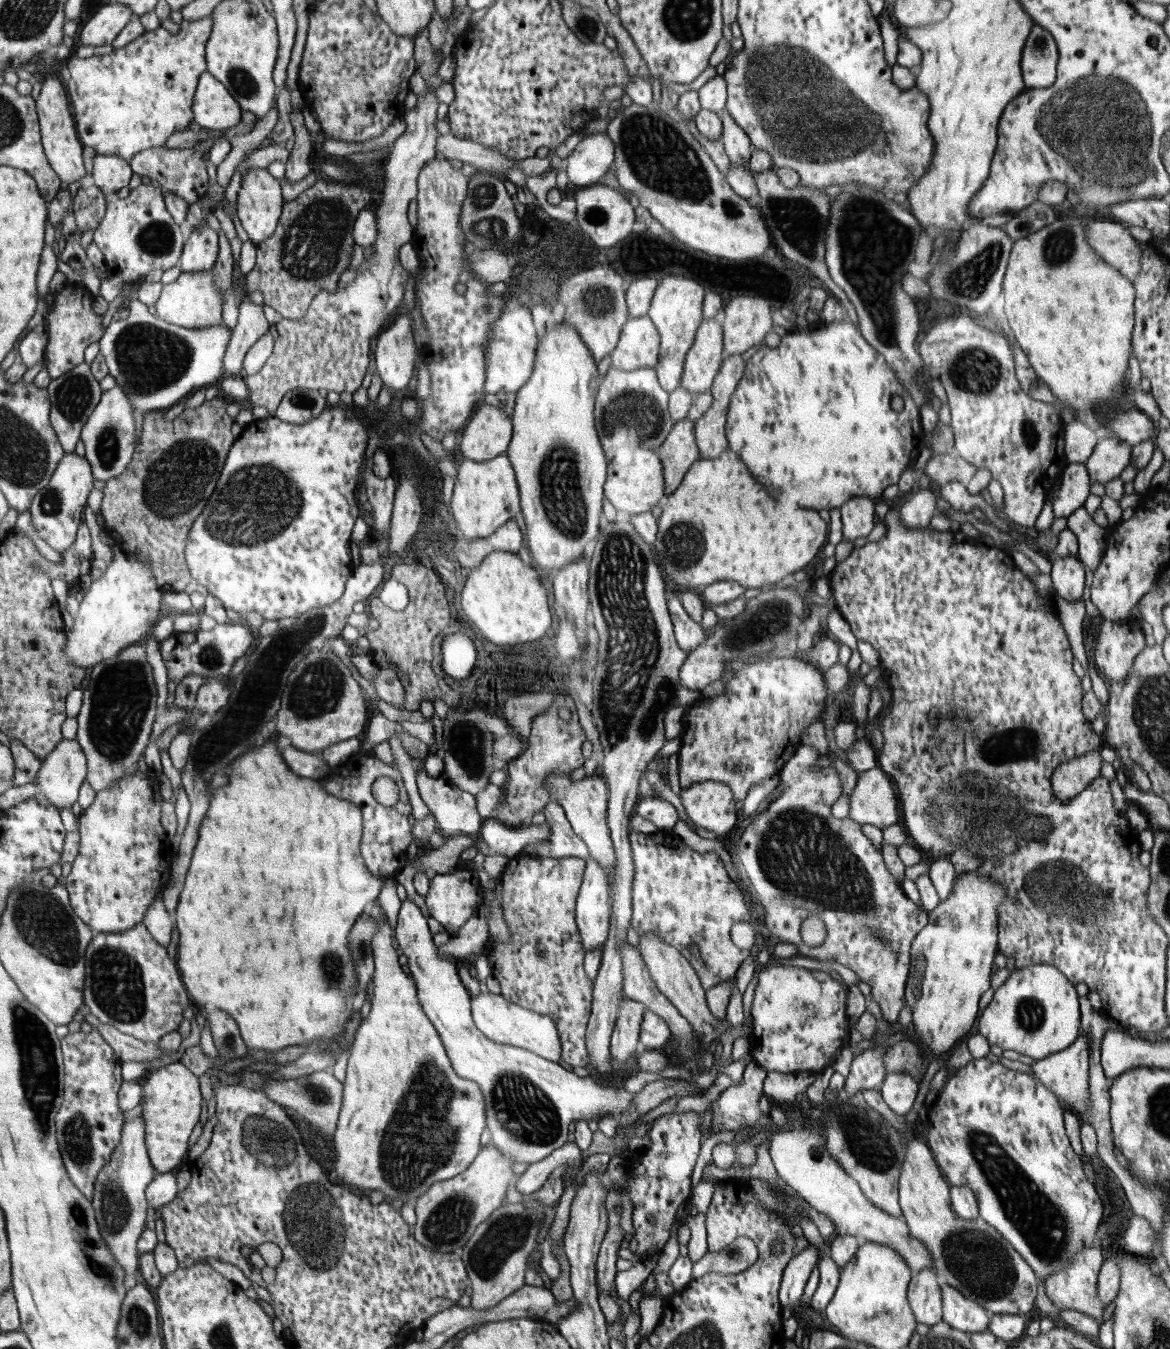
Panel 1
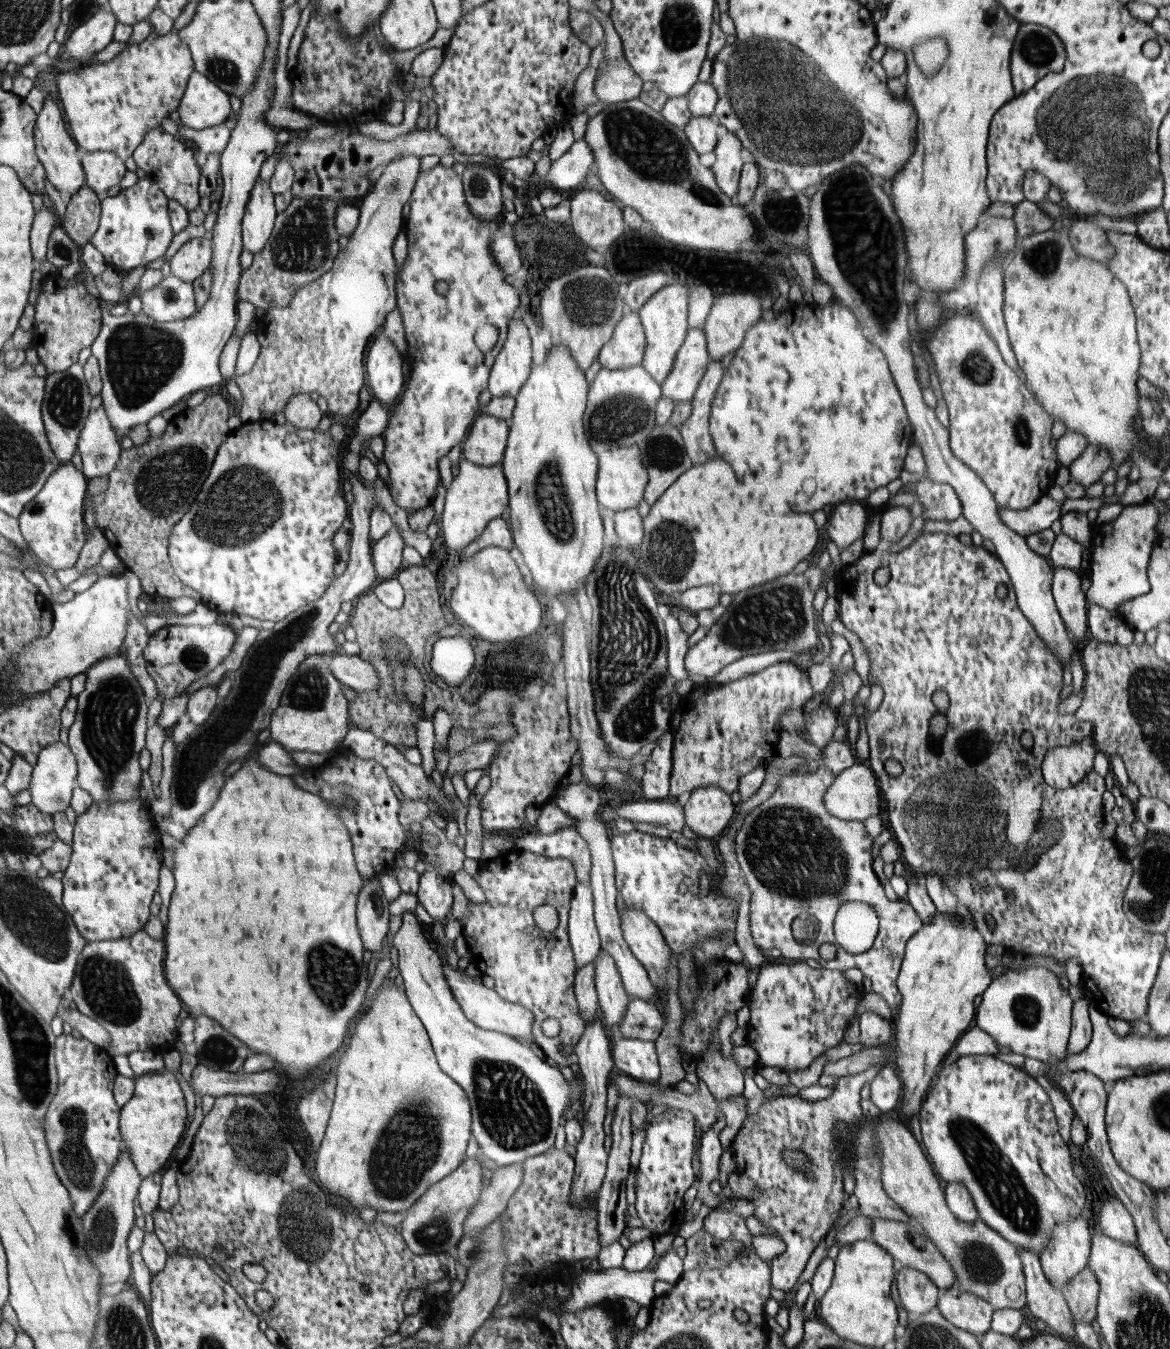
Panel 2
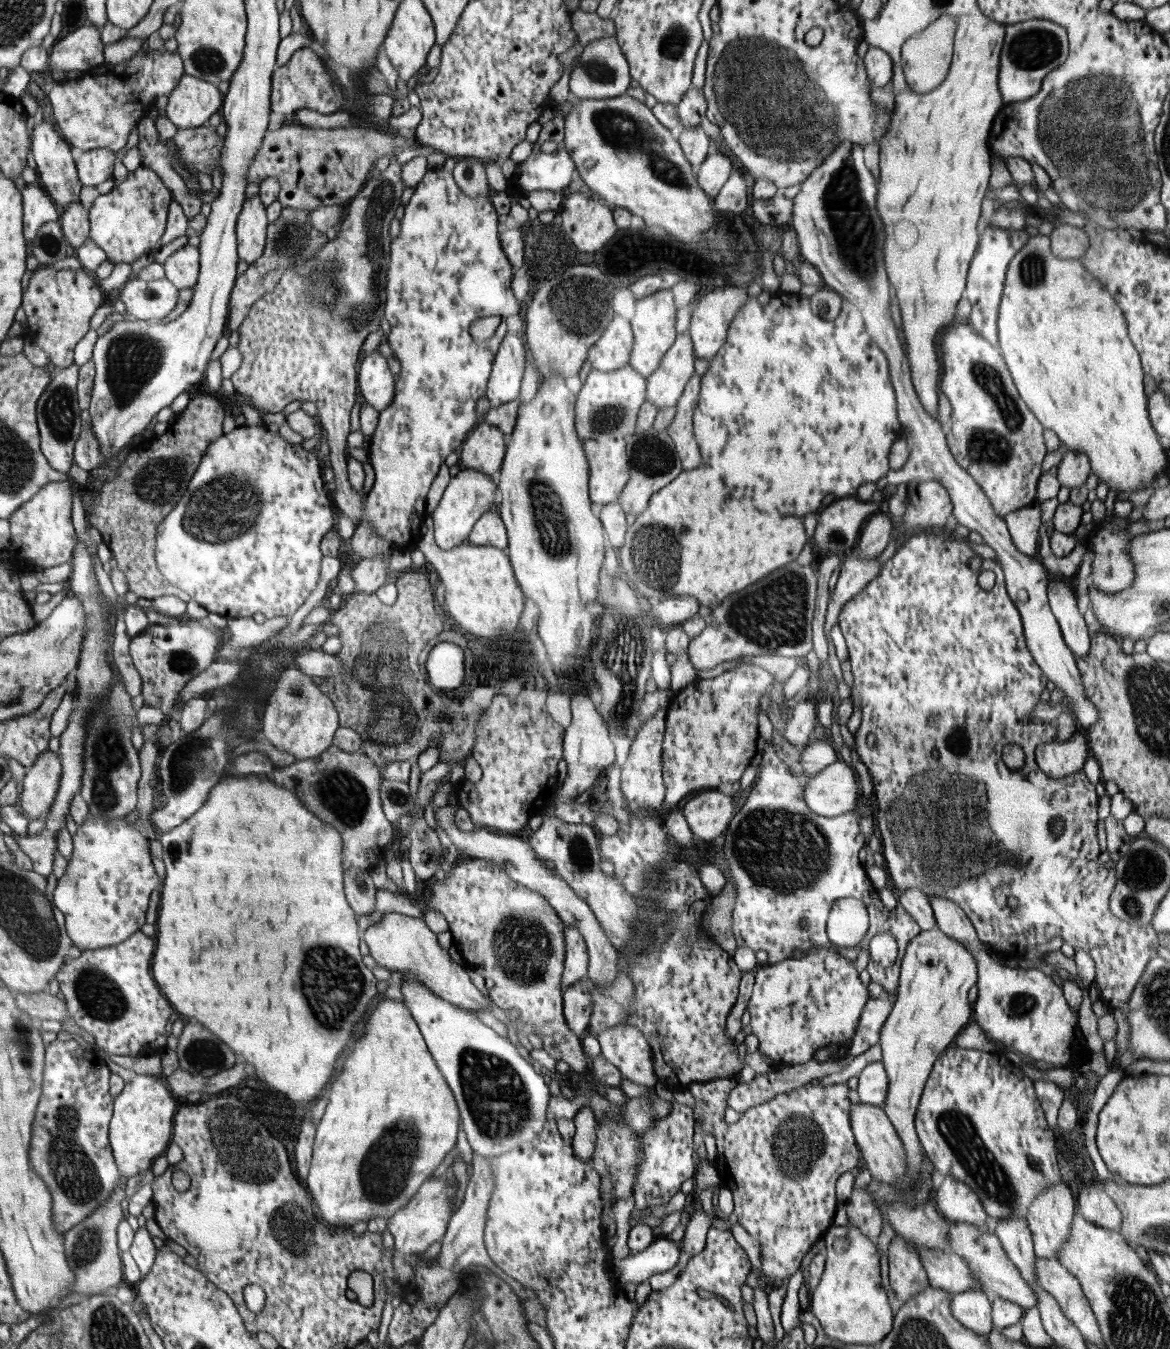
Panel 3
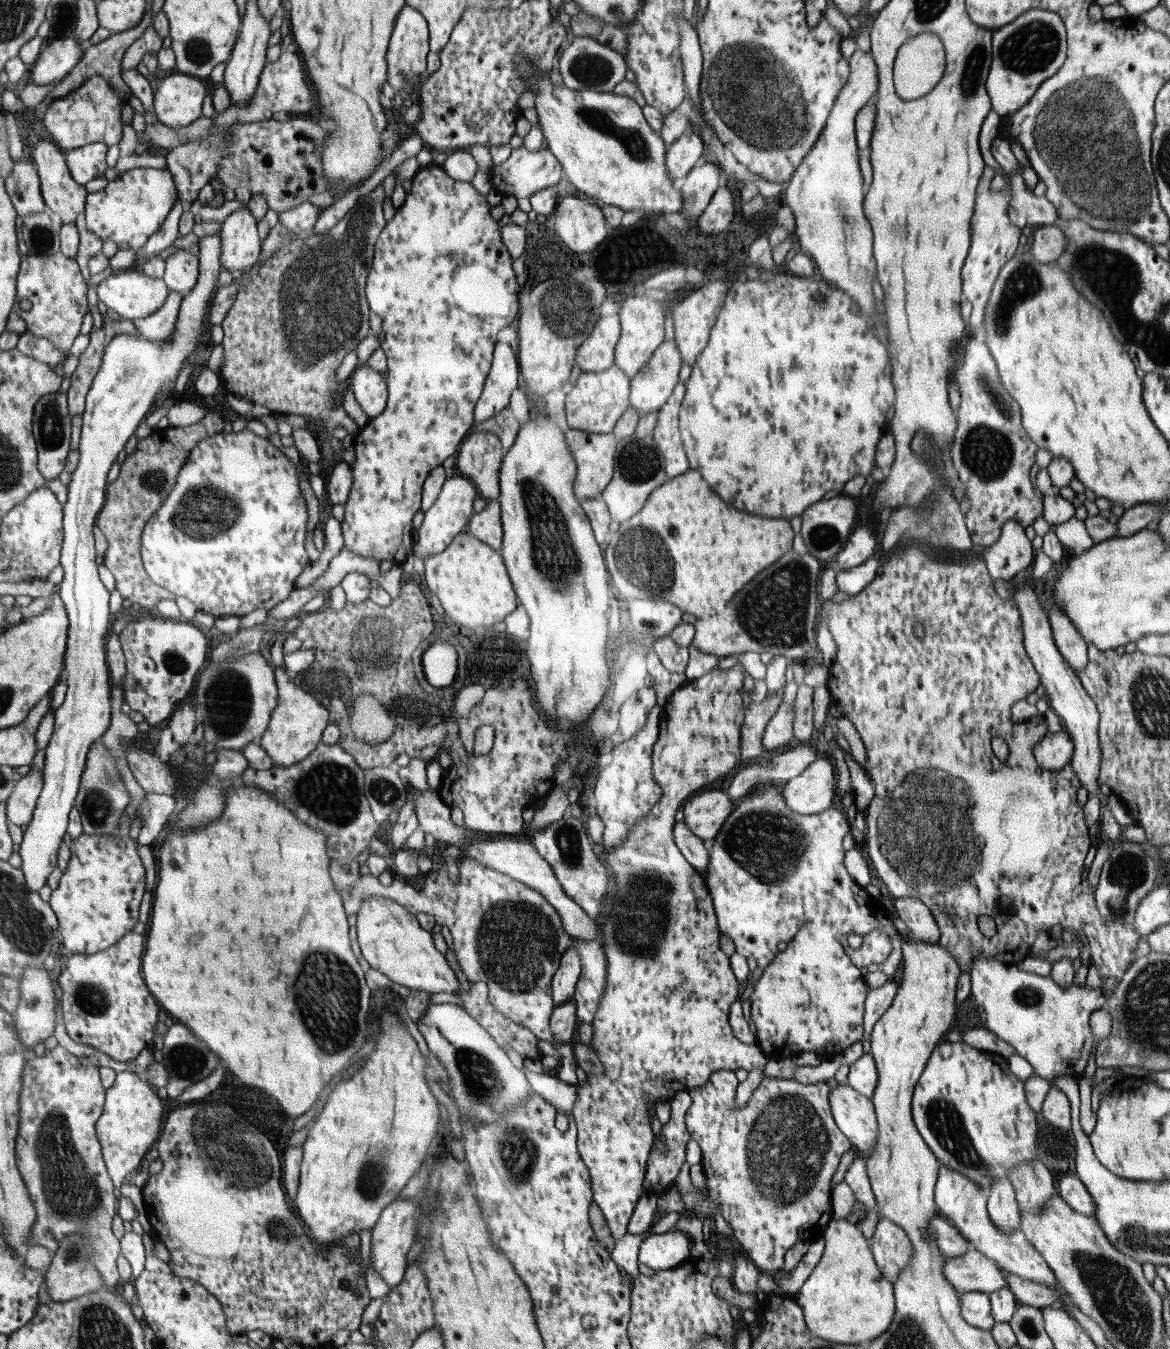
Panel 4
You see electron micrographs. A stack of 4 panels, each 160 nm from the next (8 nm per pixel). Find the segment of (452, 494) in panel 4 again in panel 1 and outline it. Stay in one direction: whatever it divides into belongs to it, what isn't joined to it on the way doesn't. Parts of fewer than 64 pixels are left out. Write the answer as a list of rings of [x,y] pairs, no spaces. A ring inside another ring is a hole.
[[[506,453],[481,463],[464,458],[455,477],[450,505],[450,514],[455,518],[458,536],[474,540],[495,534],[504,523],[520,514],[521,503],[517,474]]]

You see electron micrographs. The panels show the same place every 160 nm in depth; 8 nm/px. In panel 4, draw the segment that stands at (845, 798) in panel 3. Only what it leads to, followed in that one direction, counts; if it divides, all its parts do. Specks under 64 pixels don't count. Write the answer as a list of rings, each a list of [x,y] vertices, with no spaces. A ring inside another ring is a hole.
[[[825,758],[816,759],[798,776],[781,785],[782,798],[793,812],[814,815],[828,811],[836,796],[835,766]]]

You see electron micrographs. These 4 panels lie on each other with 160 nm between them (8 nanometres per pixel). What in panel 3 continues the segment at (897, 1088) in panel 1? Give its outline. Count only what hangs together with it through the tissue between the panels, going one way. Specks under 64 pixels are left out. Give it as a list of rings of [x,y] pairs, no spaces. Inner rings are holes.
[[[882,1062],[867,1065],[860,1073],[857,1092],[861,1102],[882,1106],[888,1092],[889,1078]]]

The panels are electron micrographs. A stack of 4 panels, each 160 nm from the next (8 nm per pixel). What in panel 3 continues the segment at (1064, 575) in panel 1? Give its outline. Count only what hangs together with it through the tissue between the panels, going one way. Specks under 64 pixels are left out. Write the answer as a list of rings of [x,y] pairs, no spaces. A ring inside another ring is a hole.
[[[1058,580],[1049,583],[1047,597],[1066,644],[1075,656],[1083,657],[1088,654],[1092,634],[1087,628],[1083,614],[1079,611],[1075,591],[1070,584]]]

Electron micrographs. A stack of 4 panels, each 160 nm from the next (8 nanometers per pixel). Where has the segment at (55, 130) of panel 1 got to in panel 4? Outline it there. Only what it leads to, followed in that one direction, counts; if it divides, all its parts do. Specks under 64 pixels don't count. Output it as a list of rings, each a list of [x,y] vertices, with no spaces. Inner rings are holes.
[[[37,140],[33,147],[32,160],[35,163],[38,176],[41,182],[41,193],[46,206],[60,215],[64,223],[75,222],[76,218],[84,208],[84,200],[87,200],[85,186],[80,186],[71,175],[71,170],[66,168],[64,154],[60,146],[50,141]]]

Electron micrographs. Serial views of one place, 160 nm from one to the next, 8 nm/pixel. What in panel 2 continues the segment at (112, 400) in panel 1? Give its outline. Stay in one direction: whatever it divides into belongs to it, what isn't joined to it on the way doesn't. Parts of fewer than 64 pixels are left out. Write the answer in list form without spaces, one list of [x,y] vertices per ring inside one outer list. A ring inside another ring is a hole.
[[[102,405],[87,416],[80,435],[79,451],[83,471],[89,479],[107,477],[115,472],[123,452],[118,435]]]

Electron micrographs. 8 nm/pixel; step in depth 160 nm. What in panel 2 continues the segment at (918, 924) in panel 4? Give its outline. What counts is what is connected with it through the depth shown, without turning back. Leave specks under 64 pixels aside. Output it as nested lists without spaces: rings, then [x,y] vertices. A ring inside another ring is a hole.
[[[896,861],[893,864],[894,873],[908,880],[906,900],[916,909],[916,914],[920,916],[923,924],[930,924],[938,910],[927,893],[923,878],[916,876],[902,861]]]

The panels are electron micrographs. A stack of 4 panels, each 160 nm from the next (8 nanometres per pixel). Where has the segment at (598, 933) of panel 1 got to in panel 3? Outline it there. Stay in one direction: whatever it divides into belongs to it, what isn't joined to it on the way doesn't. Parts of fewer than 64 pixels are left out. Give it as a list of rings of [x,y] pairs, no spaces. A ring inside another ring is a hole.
[[[566,928],[567,933],[567,962],[563,971],[564,986],[586,979],[590,966],[590,952],[585,936],[578,928]]]

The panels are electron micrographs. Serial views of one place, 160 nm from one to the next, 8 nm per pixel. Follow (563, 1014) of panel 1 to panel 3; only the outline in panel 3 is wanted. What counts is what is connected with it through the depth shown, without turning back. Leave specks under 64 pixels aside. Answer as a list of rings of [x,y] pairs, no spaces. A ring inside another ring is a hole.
[[[471,859],[455,866],[448,872],[447,883],[430,880],[428,890],[430,897],[424,902],[426,908],[428,911],[438,910],[446,918],[454,944],[466,965],[474,972],[494,980],[491,990],[494,1003],[506,1011],[512,1008],[520,1010],[518,1022],[532,1025],[534,1033],[542,1039],[543,1049],[550,1057],[566,1062],[574,1072],[584,1072],[589,1062],[584,1054],[583,1040],[572,1036],[565,1015],[565,992],[569,986],[563,984],[563,971],[567,962],[567,933],[564,929],[568,926],[560,920],[547,897],[516,882],[504,867],[480,859]]]

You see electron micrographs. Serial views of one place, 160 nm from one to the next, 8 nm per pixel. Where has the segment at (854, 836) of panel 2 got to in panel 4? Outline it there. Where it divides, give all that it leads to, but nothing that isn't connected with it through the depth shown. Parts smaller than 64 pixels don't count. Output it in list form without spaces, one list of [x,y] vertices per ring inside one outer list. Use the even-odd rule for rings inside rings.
[[[766,785],[766,788],[762,788],[760,792],[756,792],[756,794],[752,794],[750,798],[746,798],[744,802],[736,808],[732,812],[731,816],[728,816],[726,822],[720,829],[720,832],[715,836],[712,842],[709,844],[709,865],[707,868],[708,876],[706,876],[705,883],[707,884],[710,896],[713,900],[713,907],[715,908],[715,914],[717,917],[717,927],[719,935],[729,936],[733,943],[735,944],[735,952],[745,956],[746,958],[750,958],[750,956],[754,956],[757,960],[757,966],[764,969],[766,968],[774,957],[779,953],[778,944],[780,942],[789,943],[792,941],[798,934],[798,918],[808,918],[808,914],[810,912],[822,912],[822,914],[826,914],[826,918],[832,918],[832,925],[830,928],[835,932],[836,940],[844,947],[846,954],[850,954],[850,958],[854,964],[856,964],[856,954],[850,950],[850,945],[848,945],[848,935],[849,934],[859,934],[860,936],[864,936],[866,933],[870,933],[870,930],[882,930],[889,937],[891,937],[891,943],[893,946],[893,950],[895,951],[895,965],[890,965],[890,978],[896,972],[896,968],[900,966],[900,962],[903,959],[903,942],[909,942],[906,937],[902,934],[897,933],[897,929],[895,928],[893,922],[889,922],[890,915],[885,909],[884,904],[881,900],[873,898],[868,894],[865,888],[861,887],[851,876],[844,864],[844,836],[848,834],[848,832],[859,832],[859,829],[851,826],[849,824],[846,813],[840,812],[840,810],[835,810],[834,808],[828,809],[828,811],[820,812],[814,815],[804,815],[793,812],[786,806],[786,802],[784,802],[784,798],[782,798],[781,785]]]

